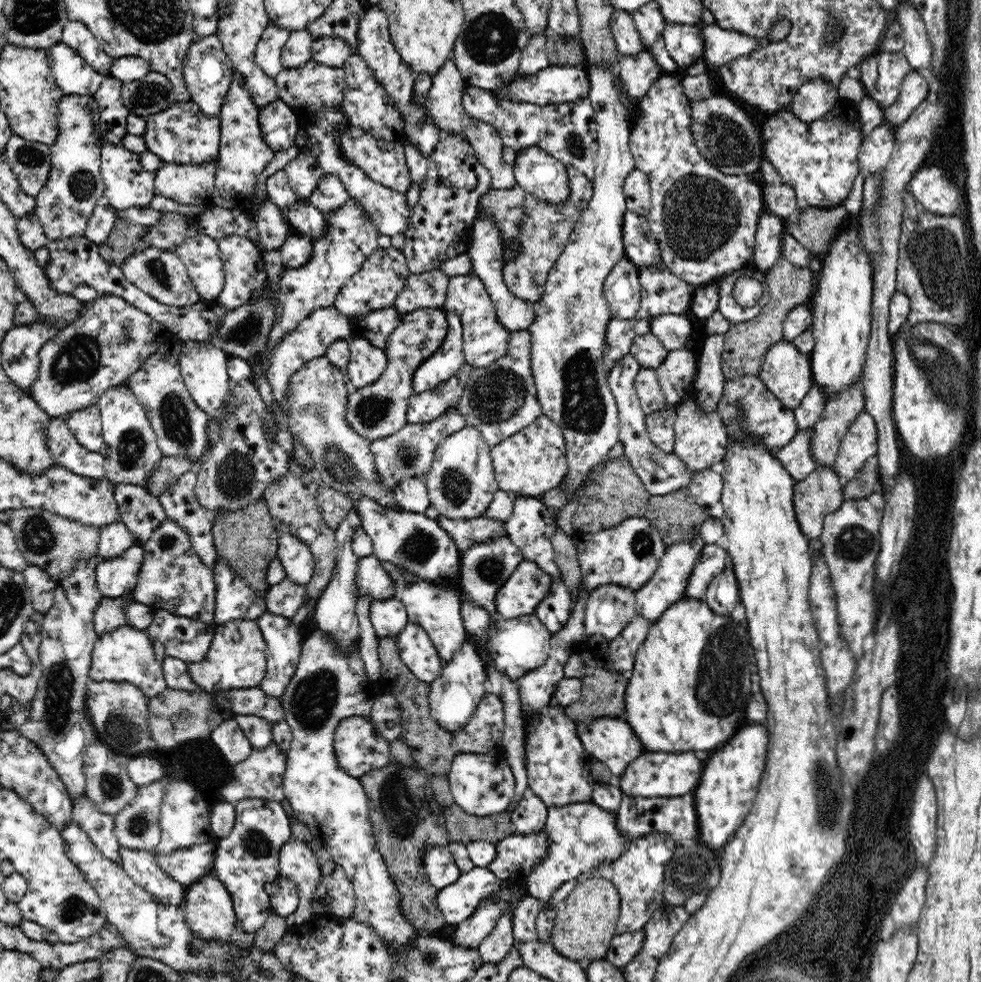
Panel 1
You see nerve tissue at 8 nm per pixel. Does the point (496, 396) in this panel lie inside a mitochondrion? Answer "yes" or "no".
yes

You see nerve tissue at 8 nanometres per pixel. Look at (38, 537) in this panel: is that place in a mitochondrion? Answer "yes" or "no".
yes

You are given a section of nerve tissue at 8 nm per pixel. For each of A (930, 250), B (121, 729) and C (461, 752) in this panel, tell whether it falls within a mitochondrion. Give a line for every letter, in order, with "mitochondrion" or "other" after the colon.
A: mitochondrion
B: mitochondrion
C: other

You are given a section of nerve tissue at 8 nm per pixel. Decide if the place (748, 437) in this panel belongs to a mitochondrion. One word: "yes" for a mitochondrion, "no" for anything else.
no

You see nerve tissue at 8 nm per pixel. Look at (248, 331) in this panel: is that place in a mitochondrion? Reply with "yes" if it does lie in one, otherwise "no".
yes

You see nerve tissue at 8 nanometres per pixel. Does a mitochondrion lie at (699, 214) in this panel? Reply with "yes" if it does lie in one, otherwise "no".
yes

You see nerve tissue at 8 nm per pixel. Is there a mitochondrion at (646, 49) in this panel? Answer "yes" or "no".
no

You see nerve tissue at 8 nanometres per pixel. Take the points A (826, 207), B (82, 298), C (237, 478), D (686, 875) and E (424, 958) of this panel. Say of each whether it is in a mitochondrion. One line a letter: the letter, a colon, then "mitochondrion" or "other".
A: other
B: other
C: mitochondrion
D: mitochondrion
E: mitochondrion

